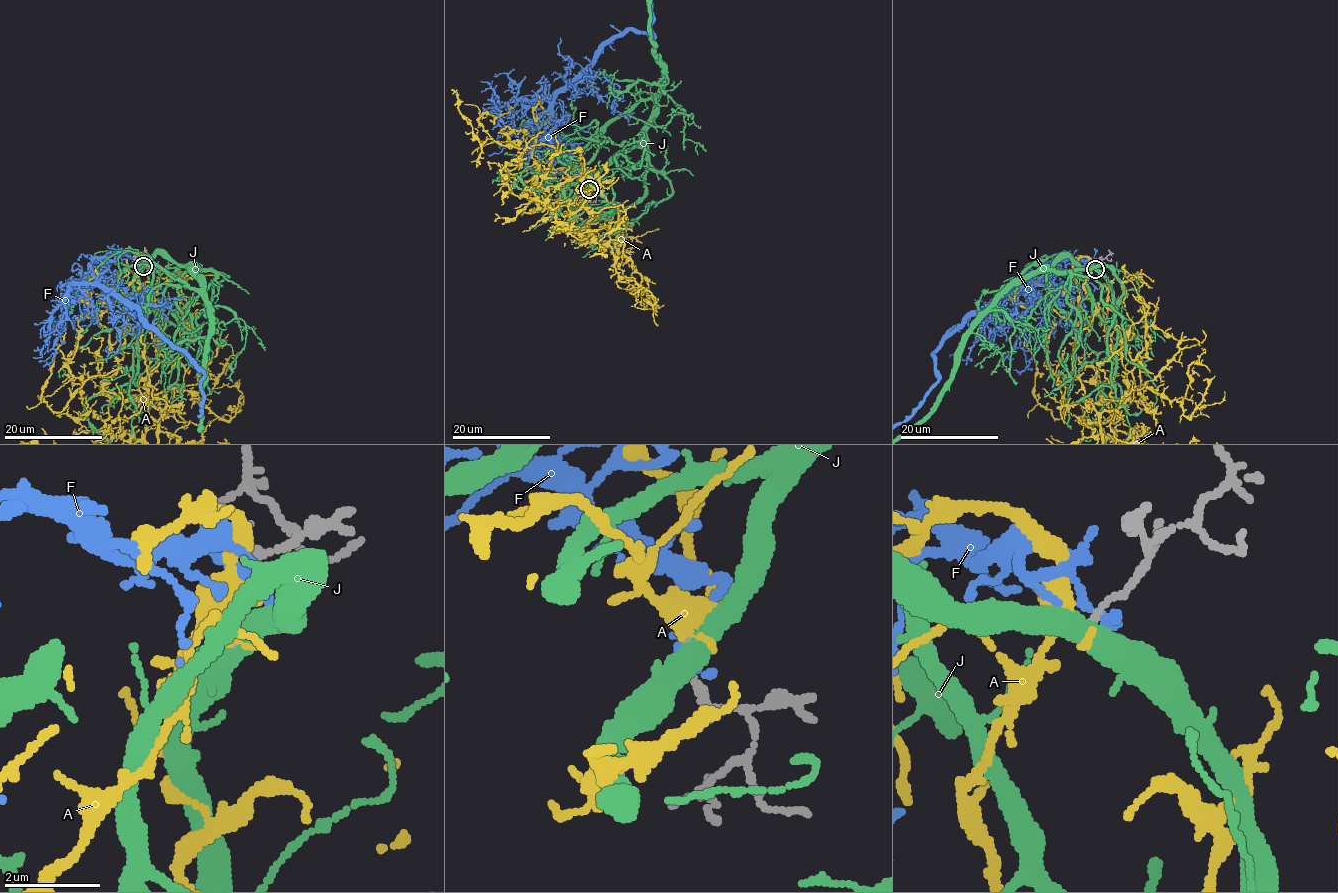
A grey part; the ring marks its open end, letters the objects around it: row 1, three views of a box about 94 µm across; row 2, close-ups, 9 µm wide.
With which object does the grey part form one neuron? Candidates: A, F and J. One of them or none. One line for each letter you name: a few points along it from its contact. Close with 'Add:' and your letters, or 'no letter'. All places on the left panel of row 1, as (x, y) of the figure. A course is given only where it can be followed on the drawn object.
Add: A

